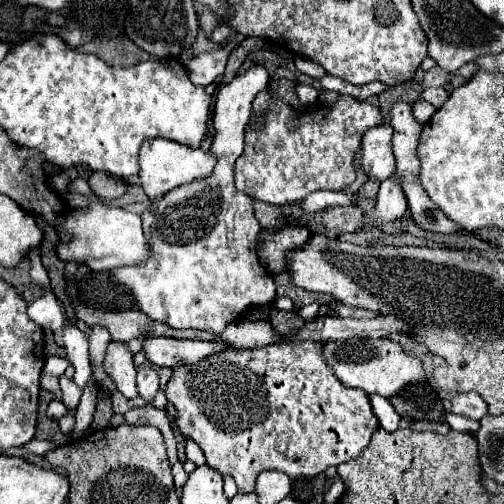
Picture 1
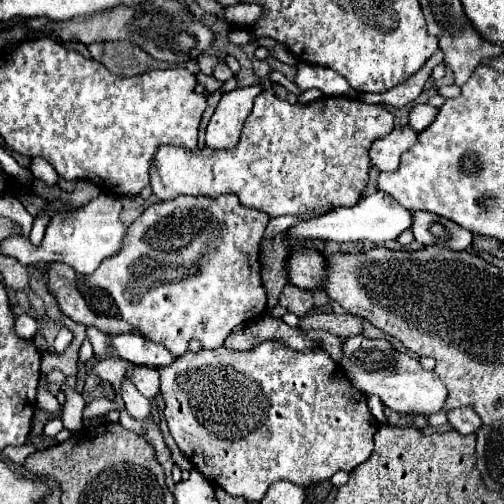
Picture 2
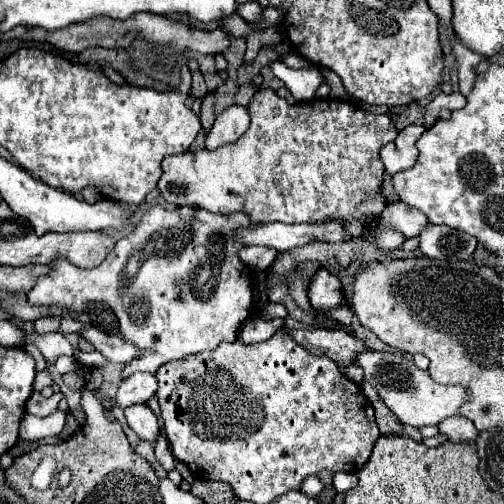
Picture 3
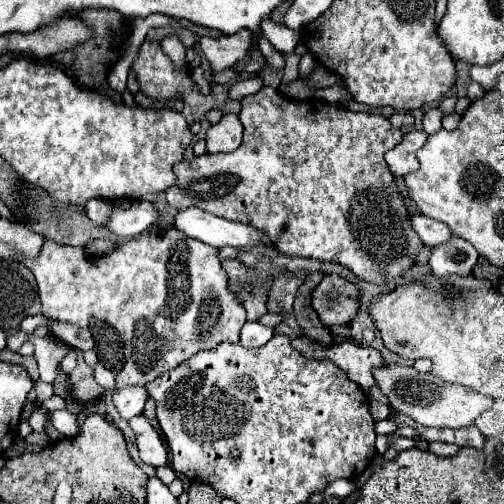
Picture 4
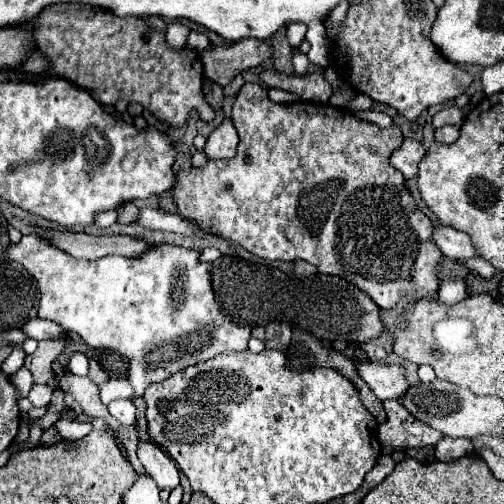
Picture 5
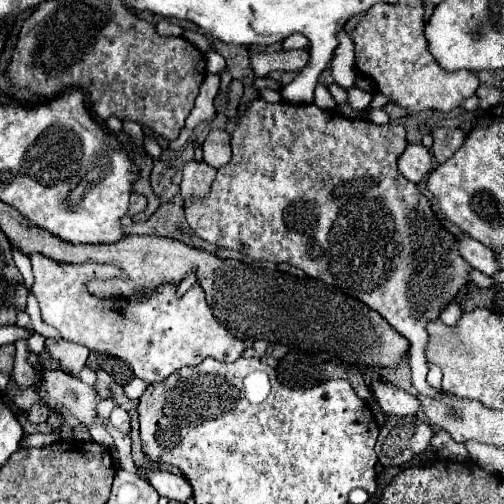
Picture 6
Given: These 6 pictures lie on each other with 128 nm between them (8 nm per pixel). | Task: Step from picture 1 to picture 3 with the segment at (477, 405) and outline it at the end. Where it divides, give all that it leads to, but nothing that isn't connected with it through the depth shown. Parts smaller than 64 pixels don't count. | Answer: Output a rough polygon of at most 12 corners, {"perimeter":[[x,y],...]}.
{"perimeter":[[464,416],[442,420],[438,430],[450,442],[472,442],[478,436]]}

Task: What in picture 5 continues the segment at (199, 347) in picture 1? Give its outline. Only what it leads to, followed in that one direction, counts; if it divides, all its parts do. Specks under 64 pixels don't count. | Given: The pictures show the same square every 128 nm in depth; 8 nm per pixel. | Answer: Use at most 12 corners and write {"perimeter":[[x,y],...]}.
{"perimeter":[[32,318],[22,328],[26,338],[46,340],[66,336],[50,320]]}

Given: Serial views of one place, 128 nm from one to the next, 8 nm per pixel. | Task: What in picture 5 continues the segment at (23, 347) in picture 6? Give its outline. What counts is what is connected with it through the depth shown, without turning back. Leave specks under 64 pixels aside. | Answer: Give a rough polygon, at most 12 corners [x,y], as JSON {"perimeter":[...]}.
{"perimeter":[[22,366],[12,384],[20,398],[26,398],[32,388],[32,374]]}

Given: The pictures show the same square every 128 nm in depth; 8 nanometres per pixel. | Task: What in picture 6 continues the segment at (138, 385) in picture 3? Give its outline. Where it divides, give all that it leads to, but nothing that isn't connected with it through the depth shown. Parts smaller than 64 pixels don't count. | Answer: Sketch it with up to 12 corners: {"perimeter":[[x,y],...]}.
{"perimeter":[[118,406],[112,410],[110,424],[120,432],[130,432],[130,416]]}

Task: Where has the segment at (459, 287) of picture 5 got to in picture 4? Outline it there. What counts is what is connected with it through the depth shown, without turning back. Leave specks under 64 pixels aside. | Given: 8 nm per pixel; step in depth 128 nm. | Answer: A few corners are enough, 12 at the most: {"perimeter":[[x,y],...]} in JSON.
{"perimeter":[[462,238],[432,248],[438,278],[470,276],[478,252]]}

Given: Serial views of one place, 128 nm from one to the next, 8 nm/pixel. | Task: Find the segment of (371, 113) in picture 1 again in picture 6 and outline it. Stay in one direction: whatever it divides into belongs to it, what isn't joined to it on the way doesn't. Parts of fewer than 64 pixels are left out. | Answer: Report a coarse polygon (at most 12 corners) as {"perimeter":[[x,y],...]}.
{"perimeter":[[258,98],[184,208],[410,342],[472,266],[398,172],[404,126]]}

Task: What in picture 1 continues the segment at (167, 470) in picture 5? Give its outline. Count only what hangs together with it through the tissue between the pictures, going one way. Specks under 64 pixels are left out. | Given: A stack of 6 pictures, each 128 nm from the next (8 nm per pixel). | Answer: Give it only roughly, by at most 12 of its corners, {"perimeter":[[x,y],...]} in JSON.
{"perimeter":[[110,342],[104,366],[116,388],[138,398],[132,354]]}

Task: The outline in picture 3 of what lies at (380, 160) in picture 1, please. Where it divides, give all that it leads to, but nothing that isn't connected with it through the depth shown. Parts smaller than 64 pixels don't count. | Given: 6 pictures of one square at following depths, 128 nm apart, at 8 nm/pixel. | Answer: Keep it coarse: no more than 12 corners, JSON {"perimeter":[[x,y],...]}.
{"perimeter":[[406,126],[380,150],[390,176],[418,160],[416,142],[424,126]]}

